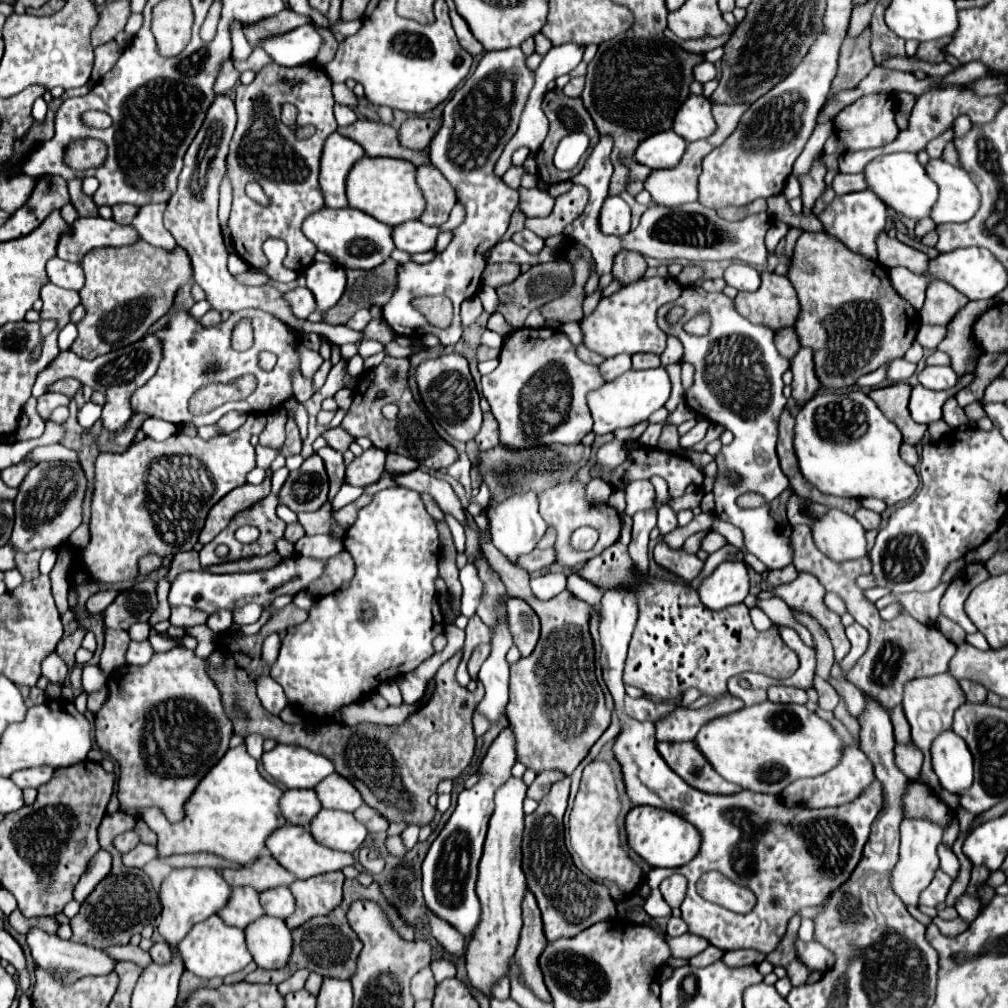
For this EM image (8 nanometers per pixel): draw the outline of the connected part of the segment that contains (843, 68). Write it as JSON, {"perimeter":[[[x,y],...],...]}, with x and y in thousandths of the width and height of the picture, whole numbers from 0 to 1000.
{"perimeter":[[[858,30],[852,38],[838,38],[834,46],[834,56],[832,56],[832,69],[830,77],[826,79],[826,87],[822,97],[834,89],[834,87],[846,87],[850,85],[852,79],[856,79],[864,67],[868,65],[864,52],[862,52],[862,30]]]}

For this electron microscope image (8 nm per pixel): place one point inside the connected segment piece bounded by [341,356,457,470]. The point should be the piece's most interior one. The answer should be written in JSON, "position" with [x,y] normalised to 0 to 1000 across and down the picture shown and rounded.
{"position":[385,379]}

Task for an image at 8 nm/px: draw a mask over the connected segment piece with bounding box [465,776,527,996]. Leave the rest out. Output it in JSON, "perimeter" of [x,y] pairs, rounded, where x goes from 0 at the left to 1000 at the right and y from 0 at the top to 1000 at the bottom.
{"perimeter":[[[507,770],[491,786],[491,804],[485,813],[479,849],[475,855],[473,889],[477,893],[479,911],[471,929],[463,938],[463,966],[465,974],[479,986],[487,988],[487,976],[505,964],[505,954],[511,946],[517,925],[517,893],[523,883],[521,867],[517,863],[517,827],[519,827],[519,792],[523,780],[517,772]]]}

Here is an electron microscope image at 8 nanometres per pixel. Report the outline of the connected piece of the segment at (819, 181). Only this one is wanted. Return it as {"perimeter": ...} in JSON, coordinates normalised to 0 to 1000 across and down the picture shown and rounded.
{"perimeter":[[[811,157],[807,167],[805,167],[805,171],[801,175],[793,177],[793,181],[795,181],[795,198],[797,198],[797,212],[805,212],[807,204],[809,204],[809,198],[818,190],[818,187],[820,187],[818,181],[816,181],[818,171],[820,171],[818,163],[814,161],[814,157]]]}

